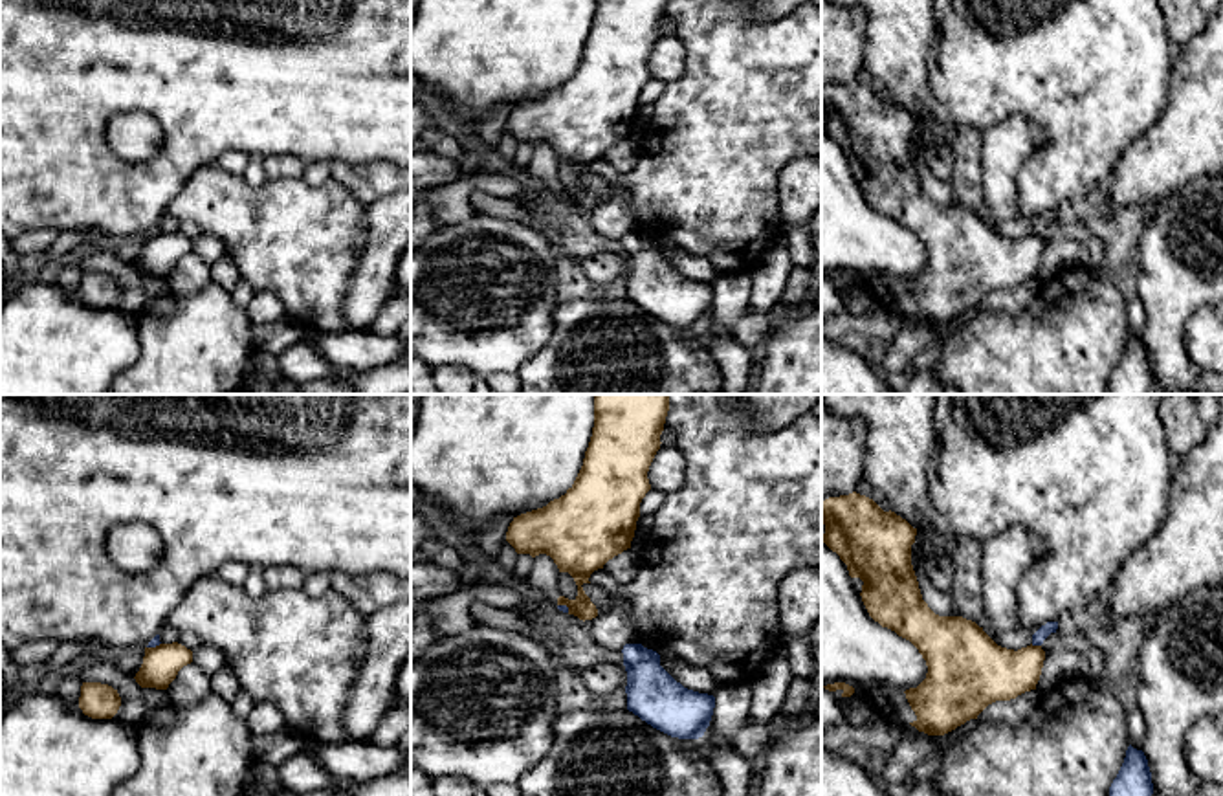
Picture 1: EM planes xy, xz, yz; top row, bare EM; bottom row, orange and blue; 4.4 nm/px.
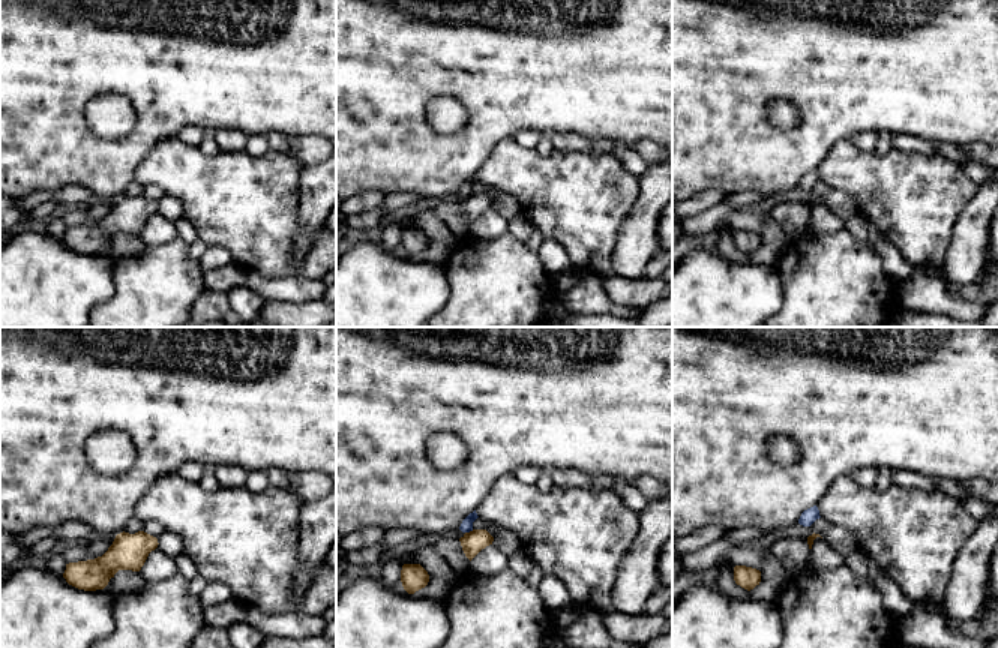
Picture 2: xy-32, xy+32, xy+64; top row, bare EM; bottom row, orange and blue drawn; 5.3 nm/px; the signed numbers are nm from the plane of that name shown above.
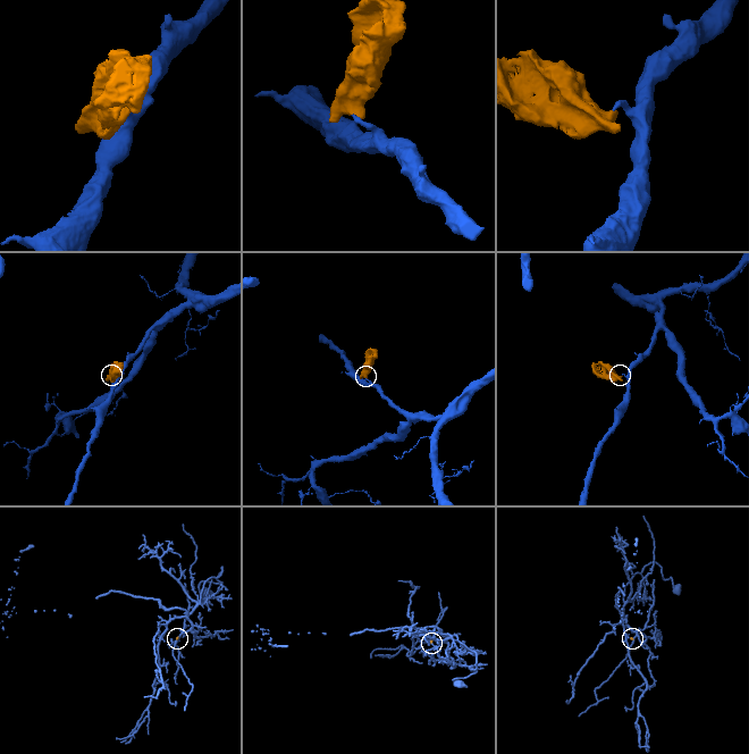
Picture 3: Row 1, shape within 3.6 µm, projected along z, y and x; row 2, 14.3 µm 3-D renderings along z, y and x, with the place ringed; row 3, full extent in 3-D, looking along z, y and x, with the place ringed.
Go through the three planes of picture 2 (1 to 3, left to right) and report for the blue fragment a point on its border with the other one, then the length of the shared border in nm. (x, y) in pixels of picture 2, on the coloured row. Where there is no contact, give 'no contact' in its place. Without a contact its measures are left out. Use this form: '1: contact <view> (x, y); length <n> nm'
1: no contact
2: contact xy+32 (470, 531); length 50 nm
3: no contact

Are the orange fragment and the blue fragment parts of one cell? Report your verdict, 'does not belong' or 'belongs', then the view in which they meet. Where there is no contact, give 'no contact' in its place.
does not belong | yz

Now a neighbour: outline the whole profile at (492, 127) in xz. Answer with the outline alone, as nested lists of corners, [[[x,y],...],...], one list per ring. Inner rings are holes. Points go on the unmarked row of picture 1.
[[[508,103],[499,105],[475,127],[488,149],[497,149],[501,136],[506,132],[506,121],[512,110],[513,106]]]

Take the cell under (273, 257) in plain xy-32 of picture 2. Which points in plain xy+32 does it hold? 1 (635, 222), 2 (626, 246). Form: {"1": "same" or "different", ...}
{"1": "different", "2": "different"}

